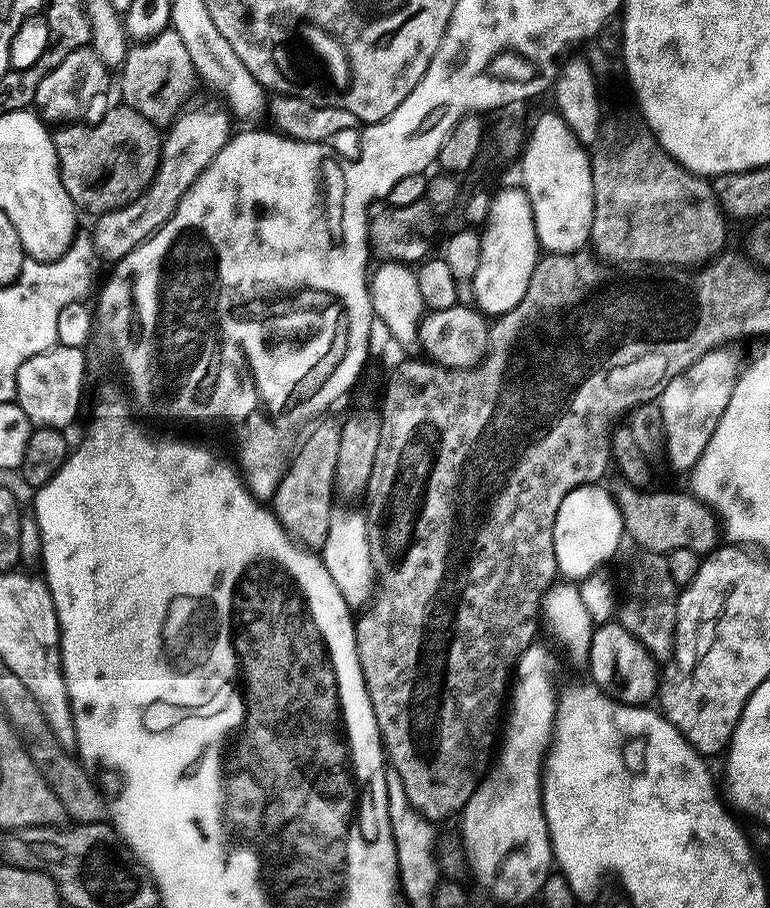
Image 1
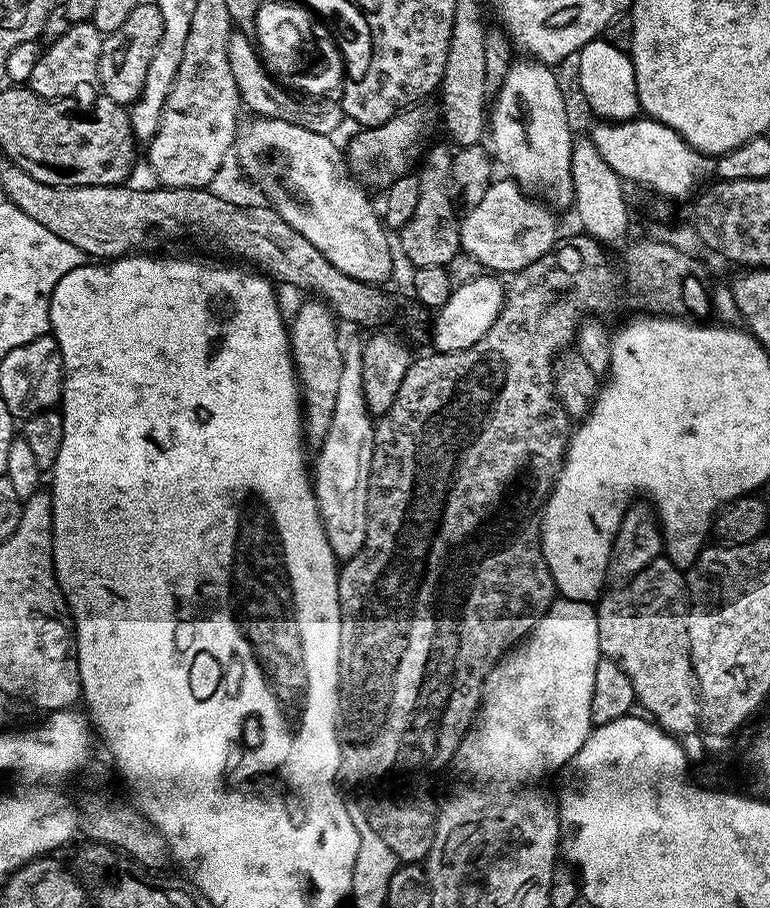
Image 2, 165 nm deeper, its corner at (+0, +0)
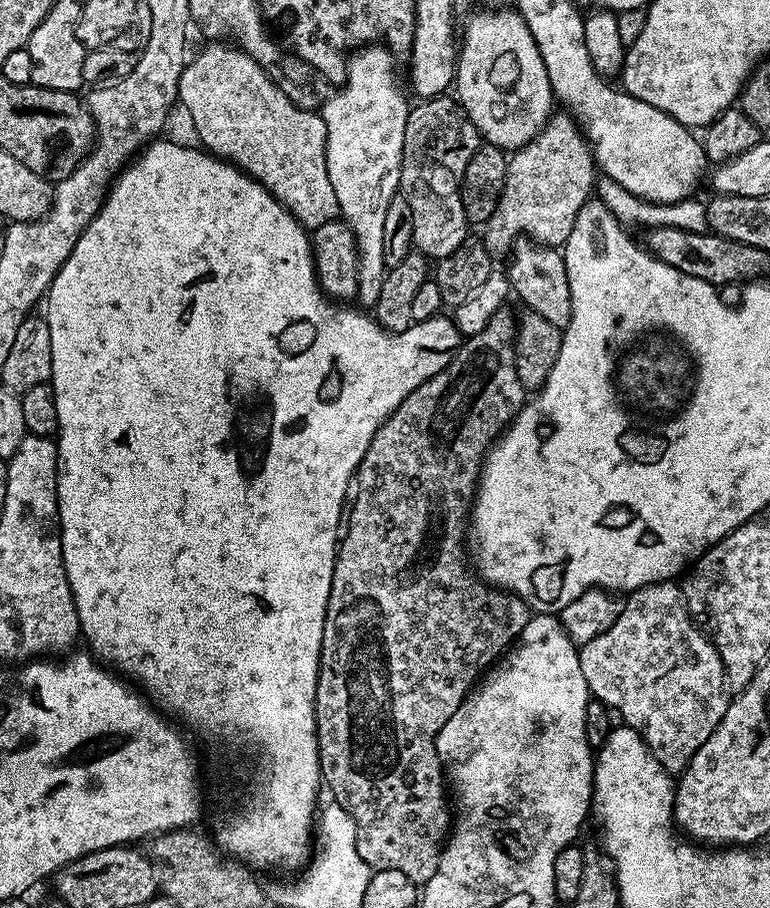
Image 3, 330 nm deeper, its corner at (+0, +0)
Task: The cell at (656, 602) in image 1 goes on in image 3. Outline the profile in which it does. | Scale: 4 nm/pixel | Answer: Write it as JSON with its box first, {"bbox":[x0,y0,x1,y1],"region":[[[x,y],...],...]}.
{"bbox":[580,580,730,774],"region":[[[663,580],[657,584],[647,584],[645,588],[639,588],[637,592],[631,593],[624,600],[624,609],[622,614],[618,614],[618,622],[614,622],[614,626],[610,626],[610,630],[598,634],[598,638],[594,638],[582,645],[580,648],[580,665],[582,666],[582,678],[586,678],[589,693],[599,700],[605,708],[615,713],[617,717],[620,715],[628,723],[625,725],[635,732],[639,739],[646,742],[646,746],[654,754],[656,761],[667,772],[673,774],[683,772],[684,767],[690,762],[690,758],[694,758],[698,746],[702,746],[702,742],[706,742],[706,738],[710,738],[710,734],[714,734],[718,722],[722,722],[730,703],[730,695],[728,696],[730,685],[724,674],[722,658],[718,654],[718,650],[713,646],[712,641],[701,631],[696,621],[693,620],[692,615],[688,612],[681,585],[671,580]]]}

